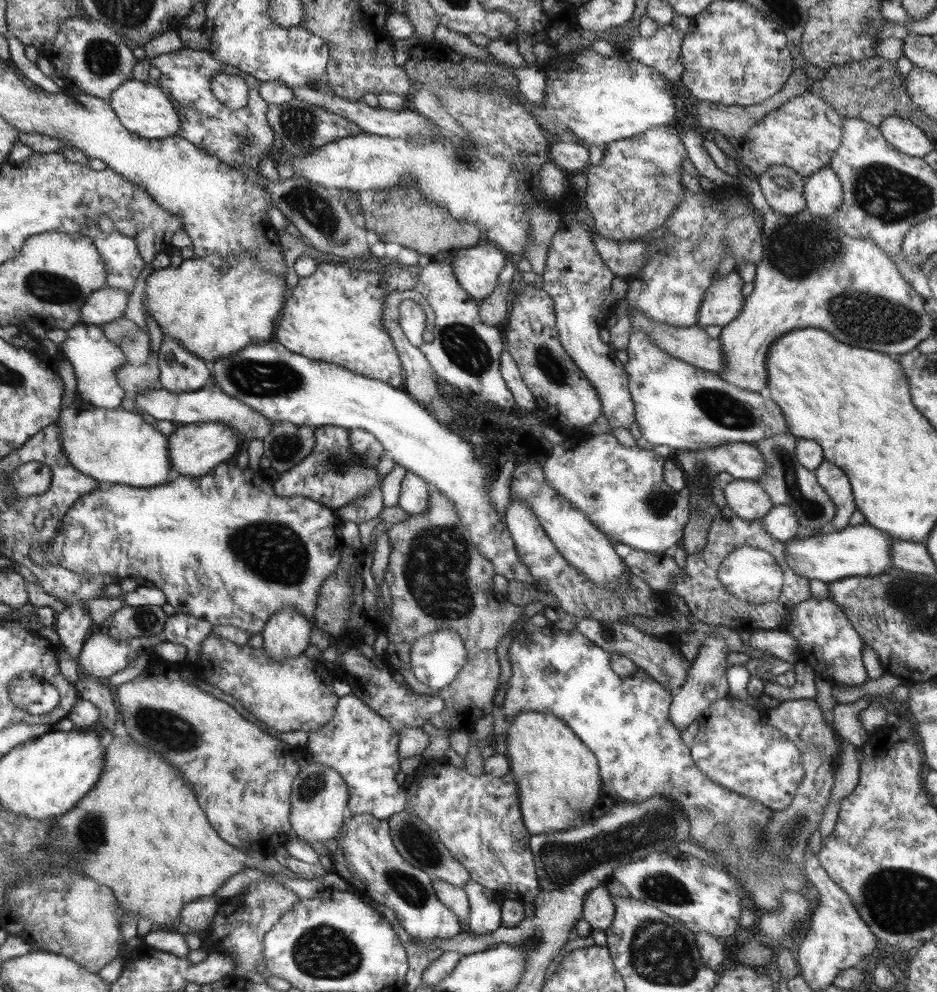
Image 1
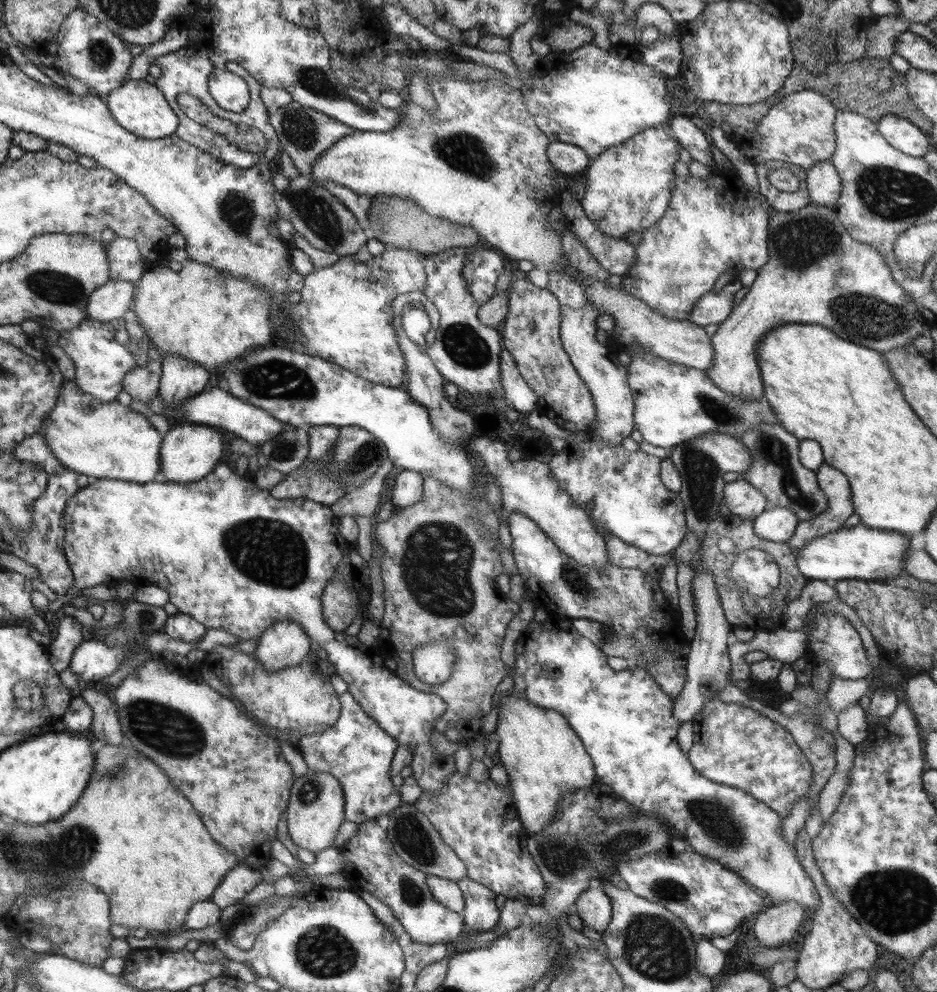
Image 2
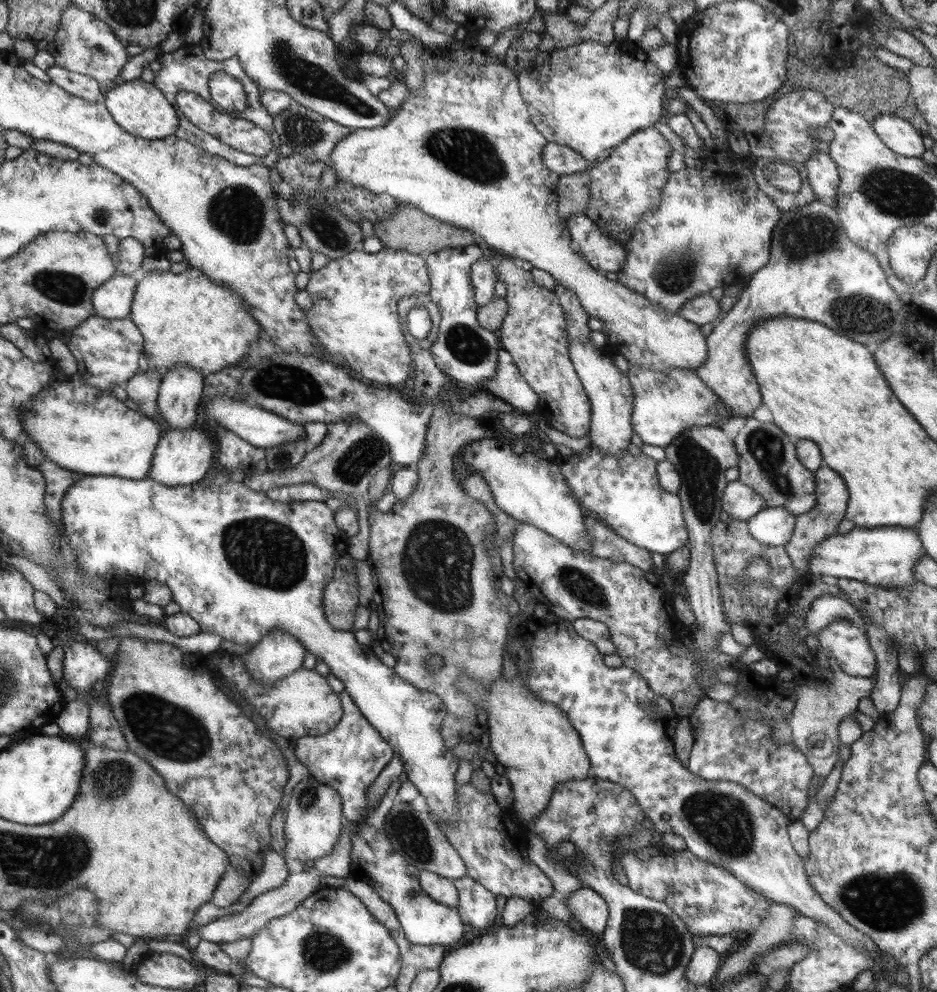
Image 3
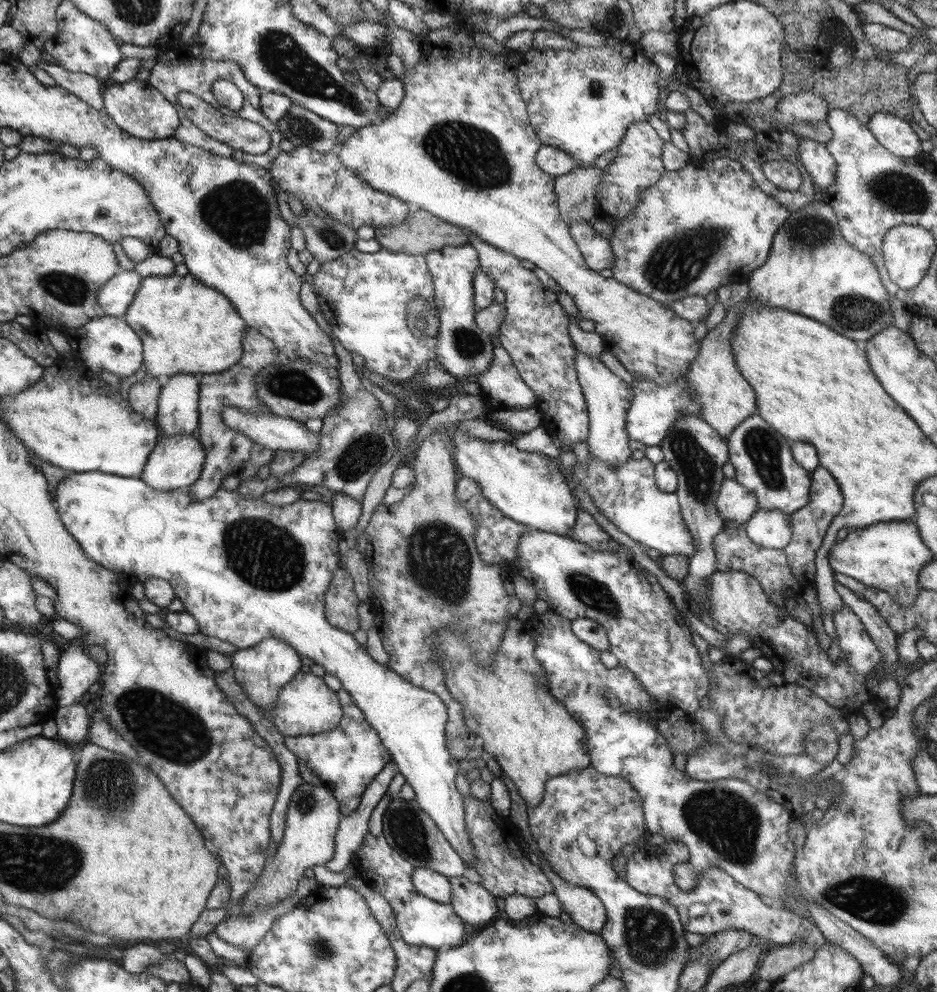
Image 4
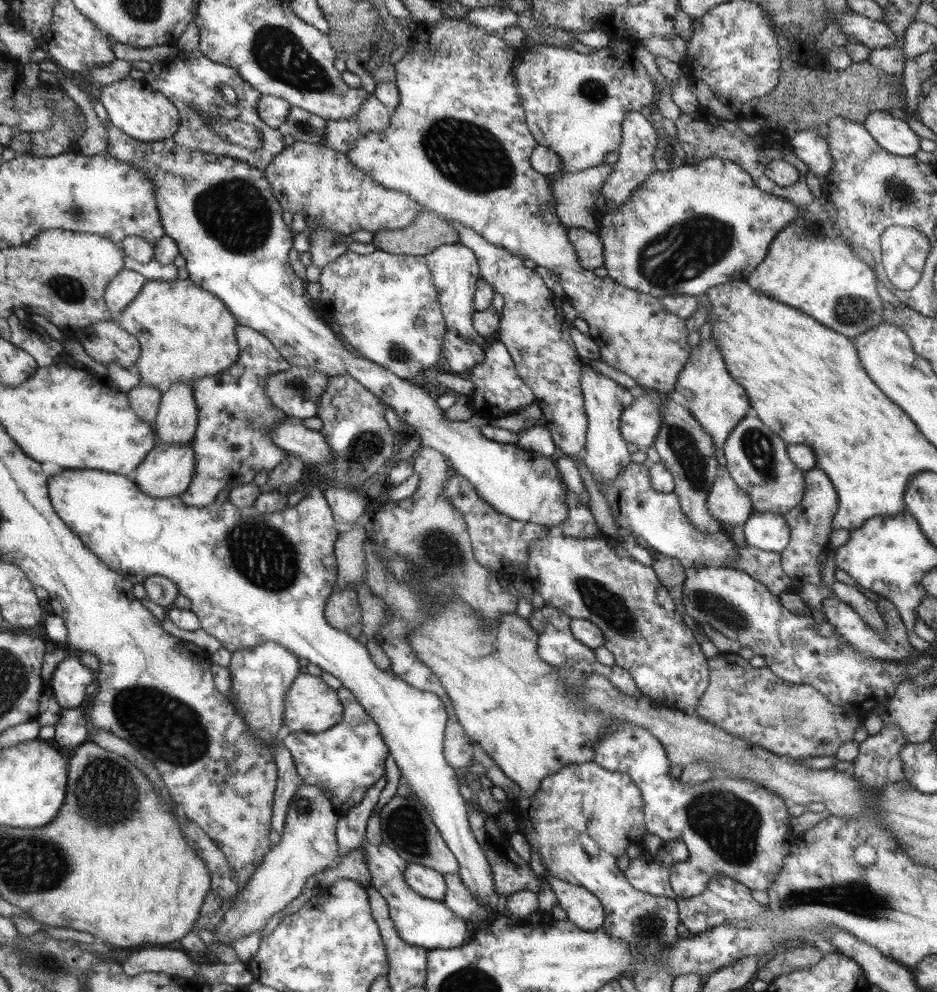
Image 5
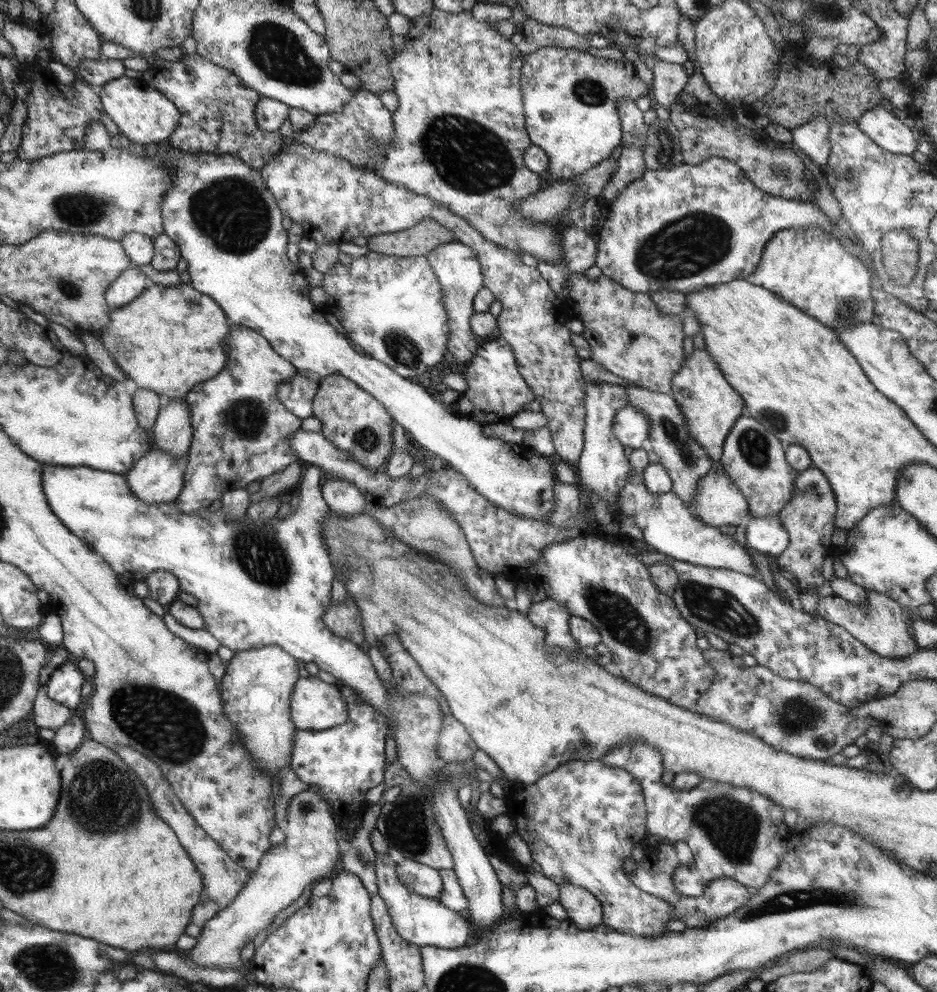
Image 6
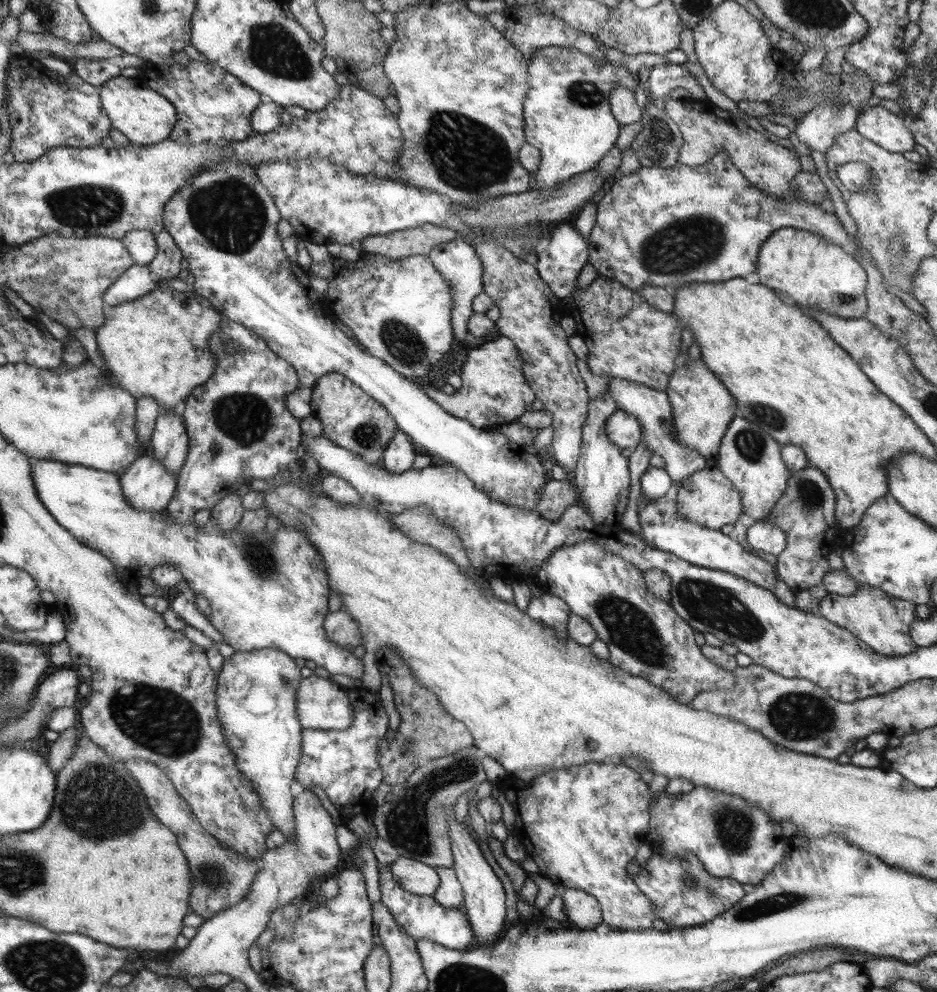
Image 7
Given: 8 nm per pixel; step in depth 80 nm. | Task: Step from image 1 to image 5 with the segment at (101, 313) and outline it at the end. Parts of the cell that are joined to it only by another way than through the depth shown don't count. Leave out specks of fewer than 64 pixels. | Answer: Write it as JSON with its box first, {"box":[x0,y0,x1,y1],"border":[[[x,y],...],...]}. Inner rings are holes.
{"box":[106,269,147,316],"border":[[[126,269],[120,271],[108,284],[106,291],[106,301],[111,313],[116,316],[126,311],[146,285],[147,278],[142,273]]]}

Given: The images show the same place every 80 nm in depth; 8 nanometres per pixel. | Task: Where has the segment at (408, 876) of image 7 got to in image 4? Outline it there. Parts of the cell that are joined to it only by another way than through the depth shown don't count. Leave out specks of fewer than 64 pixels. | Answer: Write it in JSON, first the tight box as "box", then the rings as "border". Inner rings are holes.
{"box":[412,868,451,905],"border":[[[415,868],[415,871],[412,872],[412,884],[424,896],[450,905],[451,884],[448,877],[430,868]]]}

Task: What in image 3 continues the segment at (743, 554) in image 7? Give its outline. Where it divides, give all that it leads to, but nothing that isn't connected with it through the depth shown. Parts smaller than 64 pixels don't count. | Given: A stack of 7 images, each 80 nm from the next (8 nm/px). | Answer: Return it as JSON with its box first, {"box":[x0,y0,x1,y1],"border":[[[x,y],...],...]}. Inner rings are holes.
{"box":[553,443,689,556],"border":[[[590,443],[582,453],[572,453],[568,456],[557,456],[553,459],[568,483],[569,490],[577,498],[584,510],[607,523],[618,535],[628,542],[652,553],[658,552],[665,556],[676,552],[685,544],[689,544],[689,534],[685,528],[683,508],[678,495],[666,492],[657,477],[657,462],[641,453],[634,456],[625,452],[622,456],[610,456]]]}

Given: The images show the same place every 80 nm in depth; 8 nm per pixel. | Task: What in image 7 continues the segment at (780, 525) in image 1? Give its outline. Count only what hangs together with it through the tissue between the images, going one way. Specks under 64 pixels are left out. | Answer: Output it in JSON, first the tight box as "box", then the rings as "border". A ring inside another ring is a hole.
{"box":[746,521,787,556],"border":[[[757,521],[746,533],[748,546],[766,554],[778,556],[786,548],[787,536],[784,531],[768,521]]]}

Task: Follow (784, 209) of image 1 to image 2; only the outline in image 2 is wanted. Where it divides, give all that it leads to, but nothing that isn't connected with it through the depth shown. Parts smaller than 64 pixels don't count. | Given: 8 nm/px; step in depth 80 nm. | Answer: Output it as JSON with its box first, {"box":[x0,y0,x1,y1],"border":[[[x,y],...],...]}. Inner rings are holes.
{"box":[758,171,811,212],"border":[[[807,171],[800,174],[800,190],[798,192],[782,192],[770,184],[767,173],[758,174],[759,192],[767,198],[771,207],[780,212],[792,212],[800,210],[811,204],[808,187],[806,188]]]}

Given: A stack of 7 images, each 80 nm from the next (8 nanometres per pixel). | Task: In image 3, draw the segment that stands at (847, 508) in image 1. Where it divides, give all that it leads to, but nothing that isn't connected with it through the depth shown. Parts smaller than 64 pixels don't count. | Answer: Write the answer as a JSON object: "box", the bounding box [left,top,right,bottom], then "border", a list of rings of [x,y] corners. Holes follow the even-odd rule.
{"box":[784,464,849,583],"border":[[[823,464],[815,472],[815,485],[816,506],[811,511],[796,516],[797,521],[795,522],[794,533],[791,539],[784,545],[793,567],[798,570],[798,574],[802,576],[805,583],[810,582],[811,579],[808,576],[807,568],[809,568],[809,560],[814,547],[824,539],[837,533],[838,526],[844,518],[847,502],[849,501],[849,492],[842,477],[829,466]]]}

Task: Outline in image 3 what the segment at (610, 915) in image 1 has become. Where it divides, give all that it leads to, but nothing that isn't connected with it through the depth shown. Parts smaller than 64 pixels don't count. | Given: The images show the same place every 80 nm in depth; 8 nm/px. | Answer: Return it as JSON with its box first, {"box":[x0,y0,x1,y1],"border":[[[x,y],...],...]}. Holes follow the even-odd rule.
{"box":[564,886,608,936],"border":[[[586,886],[571,892],[564,902],[567,914],[575,918],[586,930],[598,936],[607,925],[608,907],[604,898]]]}

